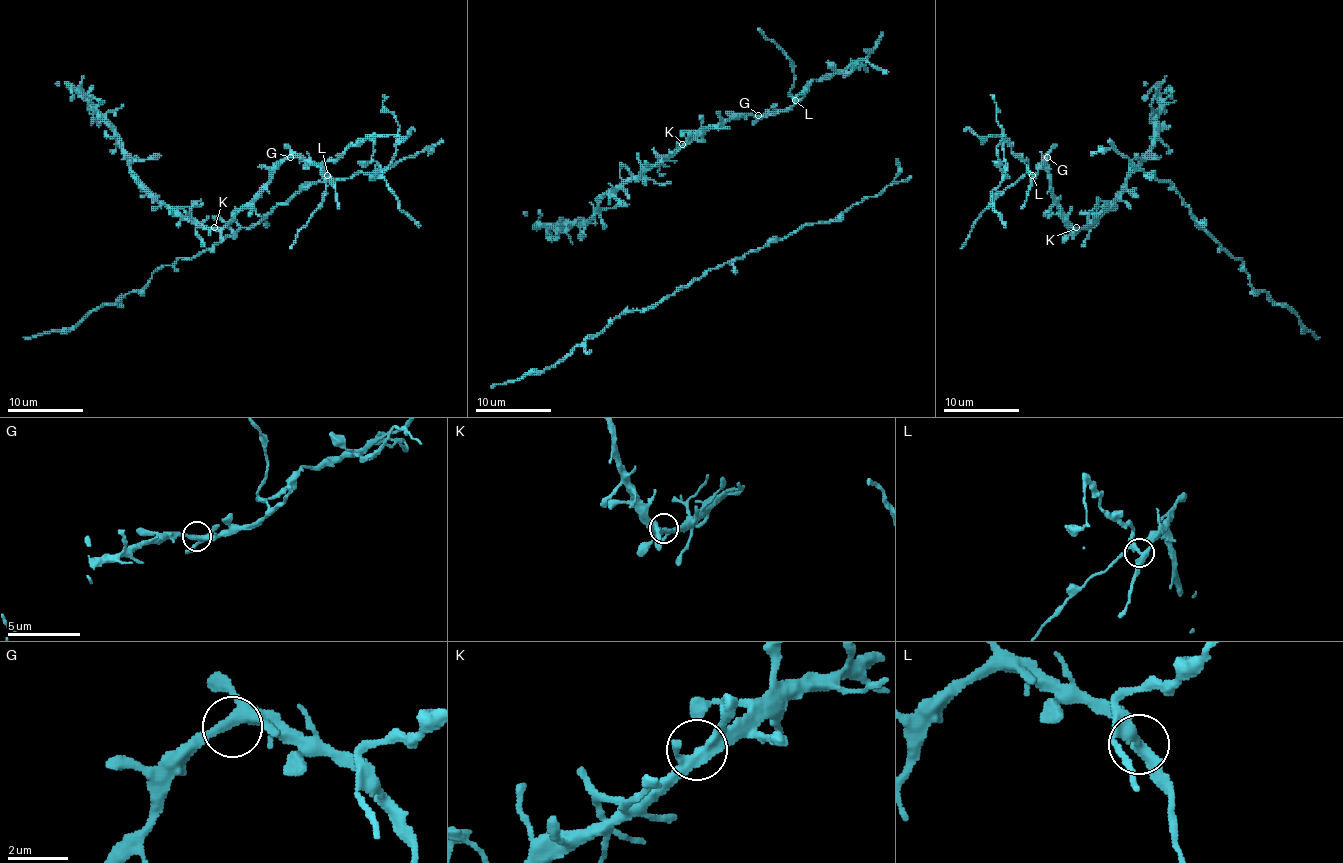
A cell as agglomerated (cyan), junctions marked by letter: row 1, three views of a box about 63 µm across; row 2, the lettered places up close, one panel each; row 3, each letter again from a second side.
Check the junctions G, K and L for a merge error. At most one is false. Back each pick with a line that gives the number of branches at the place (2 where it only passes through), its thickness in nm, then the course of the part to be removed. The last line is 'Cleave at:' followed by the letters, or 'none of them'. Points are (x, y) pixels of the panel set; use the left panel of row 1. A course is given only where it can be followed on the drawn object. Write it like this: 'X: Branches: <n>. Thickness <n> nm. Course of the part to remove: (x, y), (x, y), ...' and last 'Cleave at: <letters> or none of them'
L: Branches: 4. Thickness 320 nm. Course of the part to remove: (328, 174), (322, 165), (367, 138), (371, 157), (386, 169), (400, 125), (383, 95)
Cleave at: L

